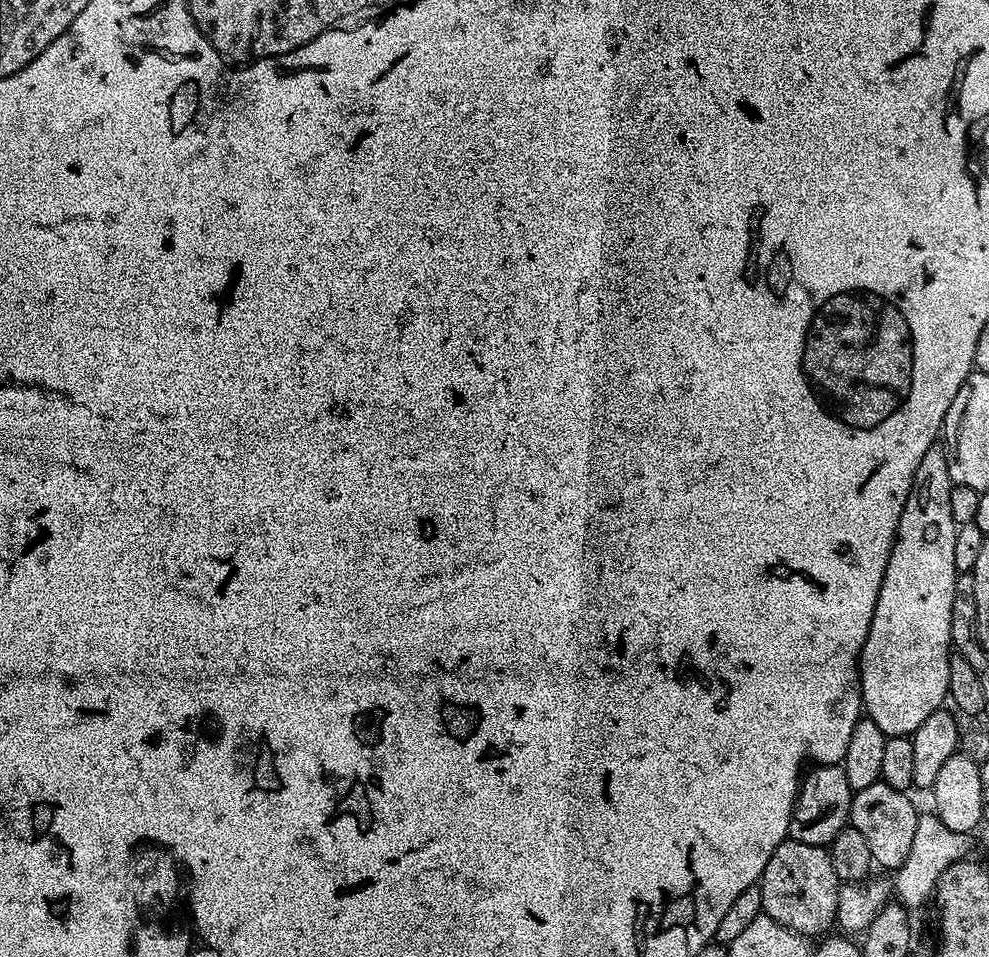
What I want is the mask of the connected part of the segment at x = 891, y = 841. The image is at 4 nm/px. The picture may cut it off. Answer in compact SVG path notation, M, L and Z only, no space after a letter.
M877 782L866 786L852 797L851 827L858 830L866 838L870 846L873 865L889 870L900 868L910 854L910 846L914 846L914 830L918 819L918 811L912 805L907 791L899 792L894 786Z

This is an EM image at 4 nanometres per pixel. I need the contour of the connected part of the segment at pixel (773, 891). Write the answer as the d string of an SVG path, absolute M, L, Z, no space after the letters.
M791 838L785 840L774 850L770 862L766 862L758 887L763 915L805 938L819 937L829 931L831 924L837 923L842 881L834 874L834 866L830 866L827 847L803 844Z

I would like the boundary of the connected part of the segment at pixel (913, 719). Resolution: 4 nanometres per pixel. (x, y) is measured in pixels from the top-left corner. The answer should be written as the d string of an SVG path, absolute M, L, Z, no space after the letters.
M940 446L922 454L922 462L914 474L912 489L898 522L874 618L870 622L864 649L860 651L862 708L867 719L876 723L885 737L911 736L922 722L926 722L926 718L930 718L930 714L941 711L943 704L940 703L948 696L948 657L952 643L950 622L958 575L954 566L954 538L958 526L954 522L954 514L950 514L950 490L954 485L948 469L949 459L949 453L944 453Z

